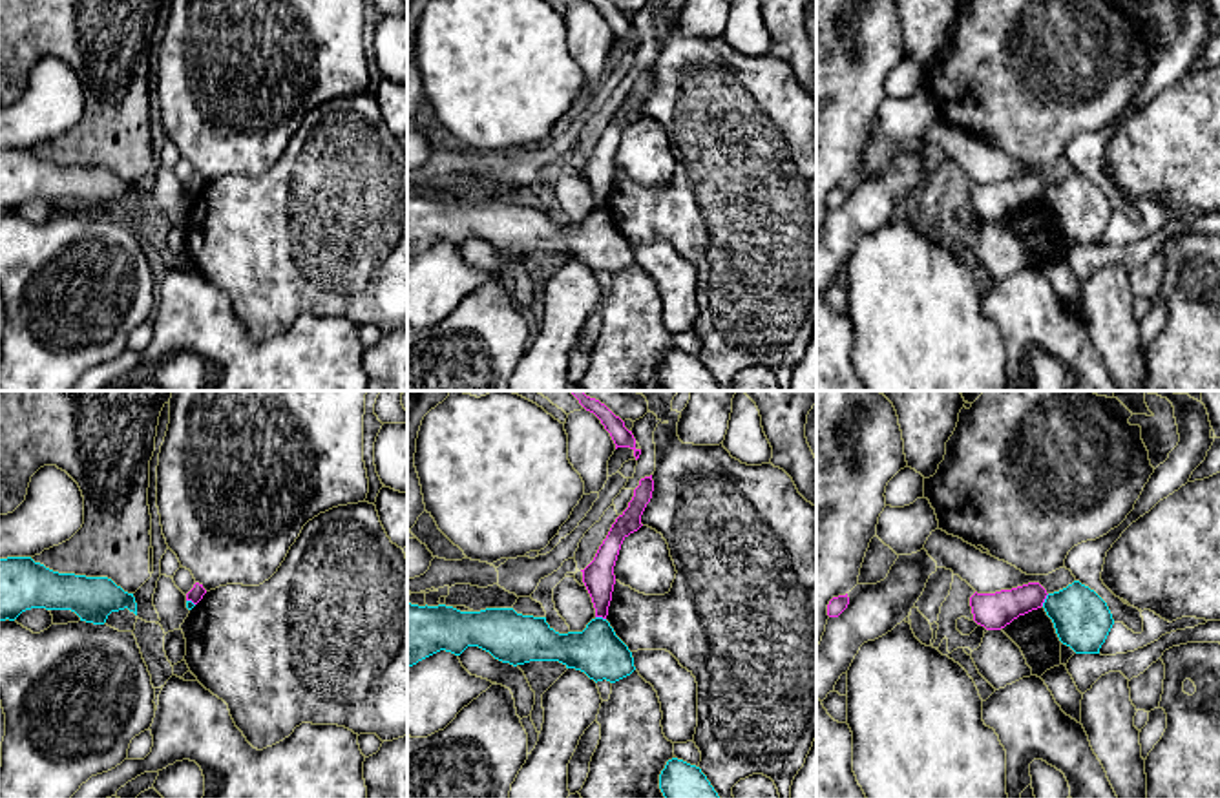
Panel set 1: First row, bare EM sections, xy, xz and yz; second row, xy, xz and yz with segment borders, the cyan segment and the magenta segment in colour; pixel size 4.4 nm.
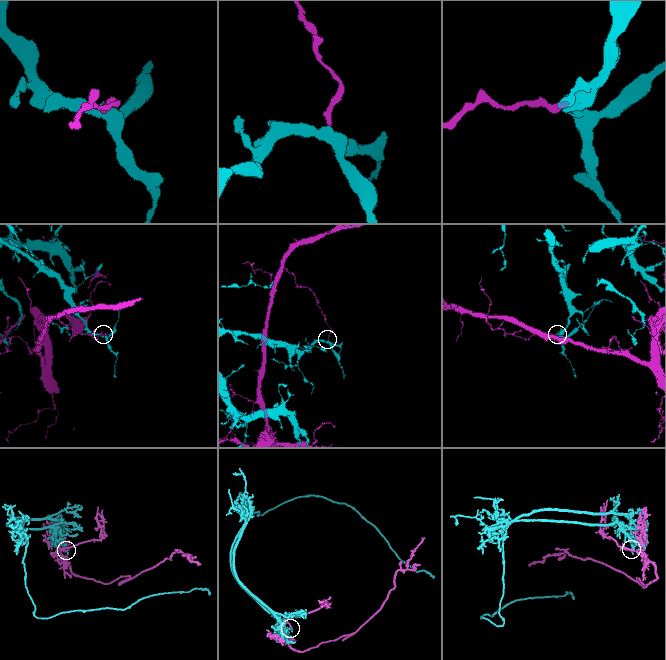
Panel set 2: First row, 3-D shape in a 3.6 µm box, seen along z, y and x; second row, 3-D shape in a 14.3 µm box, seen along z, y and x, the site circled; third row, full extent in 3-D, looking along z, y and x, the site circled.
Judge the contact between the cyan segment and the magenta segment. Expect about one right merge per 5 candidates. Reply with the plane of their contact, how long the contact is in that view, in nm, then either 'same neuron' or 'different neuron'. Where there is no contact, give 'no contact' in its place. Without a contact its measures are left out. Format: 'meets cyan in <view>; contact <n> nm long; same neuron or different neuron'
meets cyan in yz; contact 70 nm long; different neuron

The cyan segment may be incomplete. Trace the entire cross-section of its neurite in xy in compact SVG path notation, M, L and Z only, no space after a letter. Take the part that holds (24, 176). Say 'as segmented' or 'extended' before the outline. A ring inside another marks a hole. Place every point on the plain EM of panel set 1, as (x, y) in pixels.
as segmented; M31 148L0 150L0 212L15 212L31 199L71 201L93 215L124 199L137 206L133 184L108 168L58 164Z

